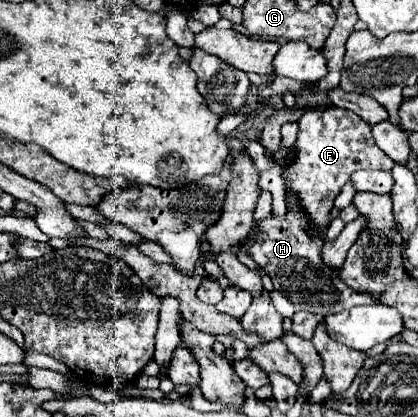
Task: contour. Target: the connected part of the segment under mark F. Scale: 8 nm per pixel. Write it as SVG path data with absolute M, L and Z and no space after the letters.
M328 108L328 110L308 110L304 112L302 120L298 120L298 140L296 140L296 158L290 166L284 168L282 178L290 192L294 190L298 196L298 204L304 214L310 218L314 234L322 236L330 224L330 210L334 206L334 198L338 196L340 188L348 182L350 174L356 170L391 170L394 162L374 144L370 126L362 122L354 112L342 108Z

